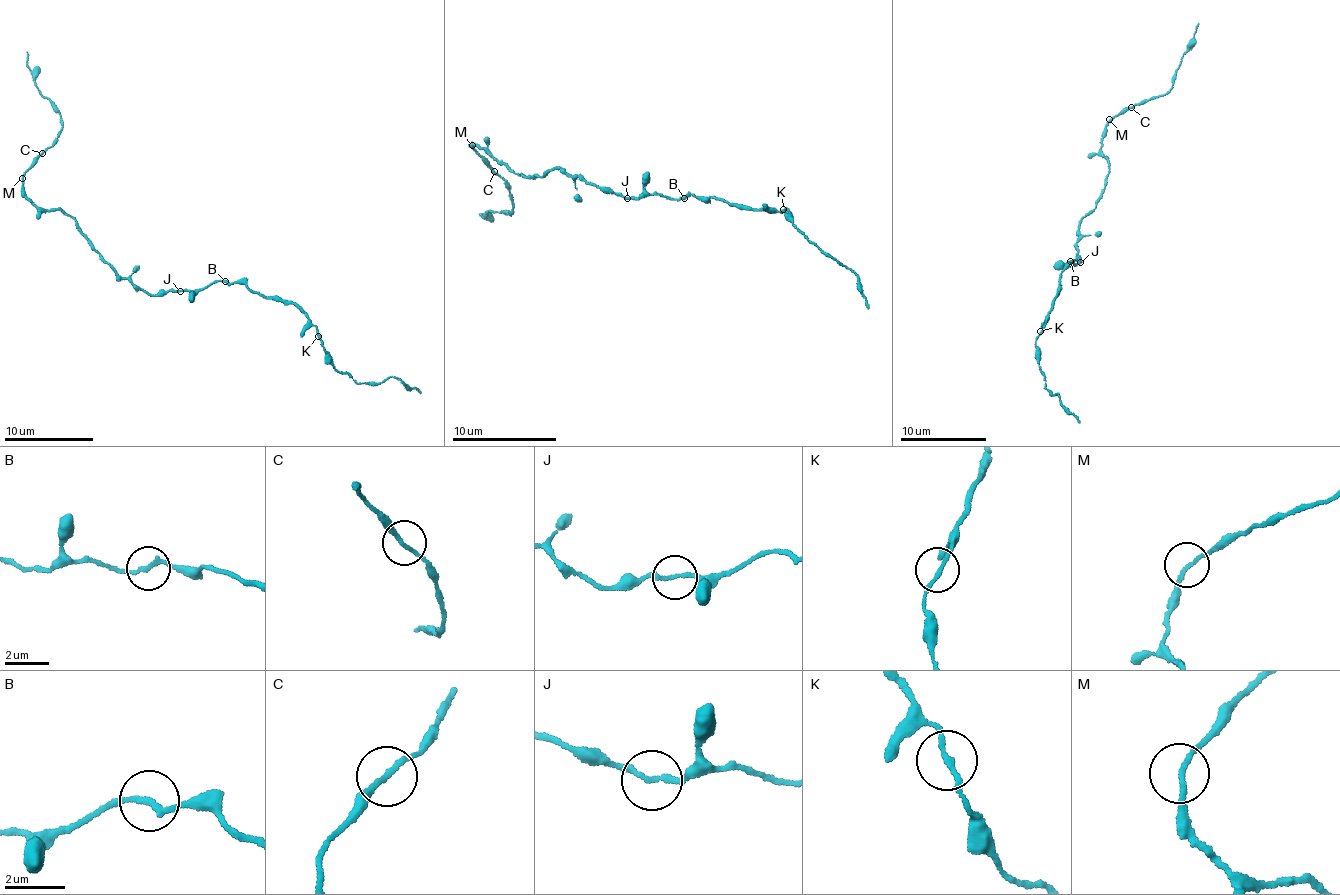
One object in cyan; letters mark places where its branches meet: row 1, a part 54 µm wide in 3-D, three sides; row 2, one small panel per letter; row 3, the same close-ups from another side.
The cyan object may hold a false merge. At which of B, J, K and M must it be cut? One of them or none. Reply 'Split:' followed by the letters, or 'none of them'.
Split: M

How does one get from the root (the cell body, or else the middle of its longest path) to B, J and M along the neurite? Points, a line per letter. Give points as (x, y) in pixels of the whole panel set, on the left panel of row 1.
B: (147, 294), (205, 289), (219, 280), (225, 281)
J: (147, 294), (180, 291)
M: (147, 294), (118, 276), (71, 217), (59, 209), (42, 210), (37, 206), (24, 192), (21, 178)

